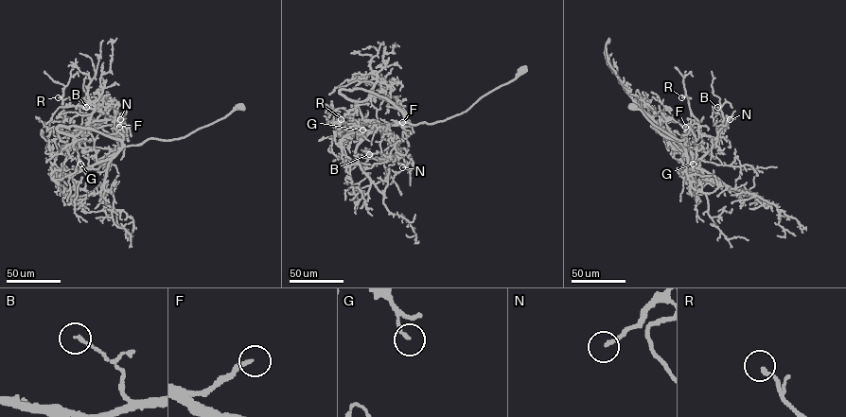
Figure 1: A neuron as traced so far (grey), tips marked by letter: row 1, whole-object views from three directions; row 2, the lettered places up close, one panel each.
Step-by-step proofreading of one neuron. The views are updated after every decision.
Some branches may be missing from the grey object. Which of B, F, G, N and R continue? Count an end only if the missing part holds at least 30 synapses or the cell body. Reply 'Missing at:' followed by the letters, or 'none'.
Missing at: F

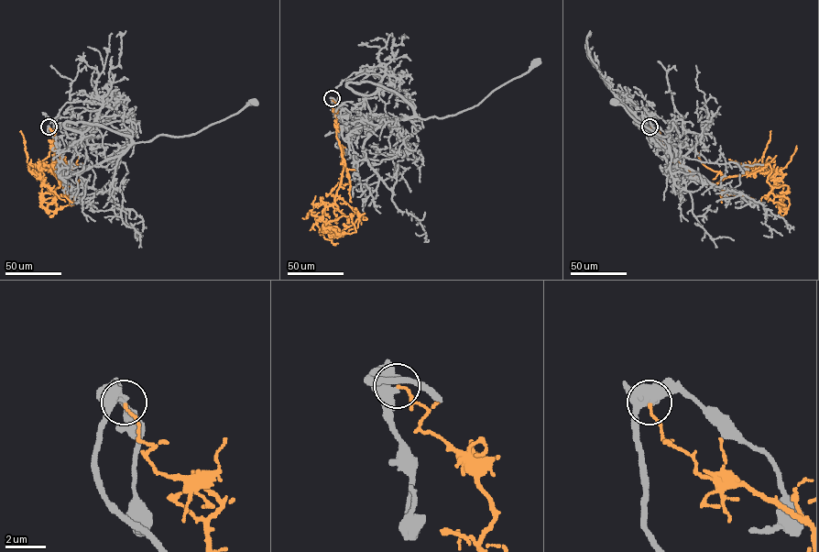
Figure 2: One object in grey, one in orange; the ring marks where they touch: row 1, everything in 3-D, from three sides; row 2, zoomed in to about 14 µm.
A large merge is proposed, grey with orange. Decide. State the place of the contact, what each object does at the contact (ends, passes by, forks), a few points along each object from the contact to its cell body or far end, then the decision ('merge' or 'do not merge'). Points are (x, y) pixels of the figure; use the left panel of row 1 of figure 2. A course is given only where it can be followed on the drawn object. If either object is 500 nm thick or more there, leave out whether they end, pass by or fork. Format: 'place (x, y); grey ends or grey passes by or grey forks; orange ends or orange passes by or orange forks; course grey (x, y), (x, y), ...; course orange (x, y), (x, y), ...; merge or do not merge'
place (49, 126); grey passes by; orange ends; course grey (49, 126), (64, 151), (59, 174), (67, 178), (121, 156), (133, 143), (158, 136), (194, 134), (253, 101); course orange (49, 126), (61, 184), (51, 171), (41, 170), (40, 200), (69, 196), (73, 204), (60, 209); do not merge

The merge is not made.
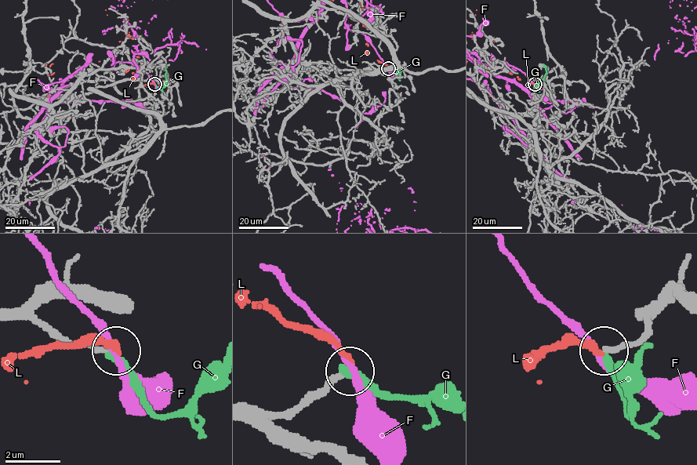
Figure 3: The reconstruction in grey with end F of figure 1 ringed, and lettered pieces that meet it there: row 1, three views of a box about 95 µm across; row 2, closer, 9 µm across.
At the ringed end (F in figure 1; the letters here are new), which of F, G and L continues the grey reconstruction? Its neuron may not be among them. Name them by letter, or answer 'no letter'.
no letter

